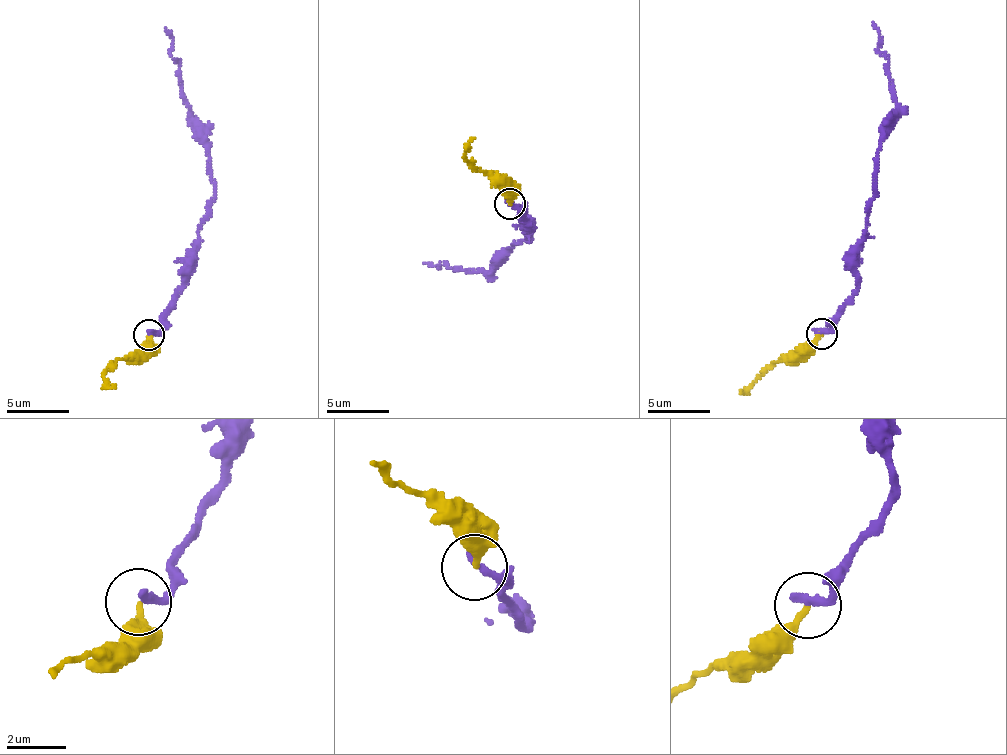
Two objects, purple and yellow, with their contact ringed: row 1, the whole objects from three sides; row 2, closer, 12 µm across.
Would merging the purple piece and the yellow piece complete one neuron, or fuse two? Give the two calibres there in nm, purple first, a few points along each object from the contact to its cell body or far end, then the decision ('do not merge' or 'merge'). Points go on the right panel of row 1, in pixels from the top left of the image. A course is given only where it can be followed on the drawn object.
calibres 280 and 240 nm; course purple (822, 332), (856, 287), (854, 250), (865, 237), (880, 137), (897, 104), (872, 22); course yellow (822, 332), (798, 355), (776, 362), (745, 391), (741, 390); do not merge

